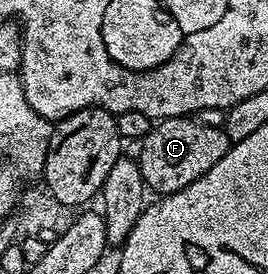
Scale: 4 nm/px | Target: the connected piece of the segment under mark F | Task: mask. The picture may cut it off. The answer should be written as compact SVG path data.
M166 117L157 120L151 131L142 139L138 160L142 179L149 190L156 195L167 195L182 191L194 179L202 179L222 155L226 155L230 142L219 124L203 125L200 119Z

